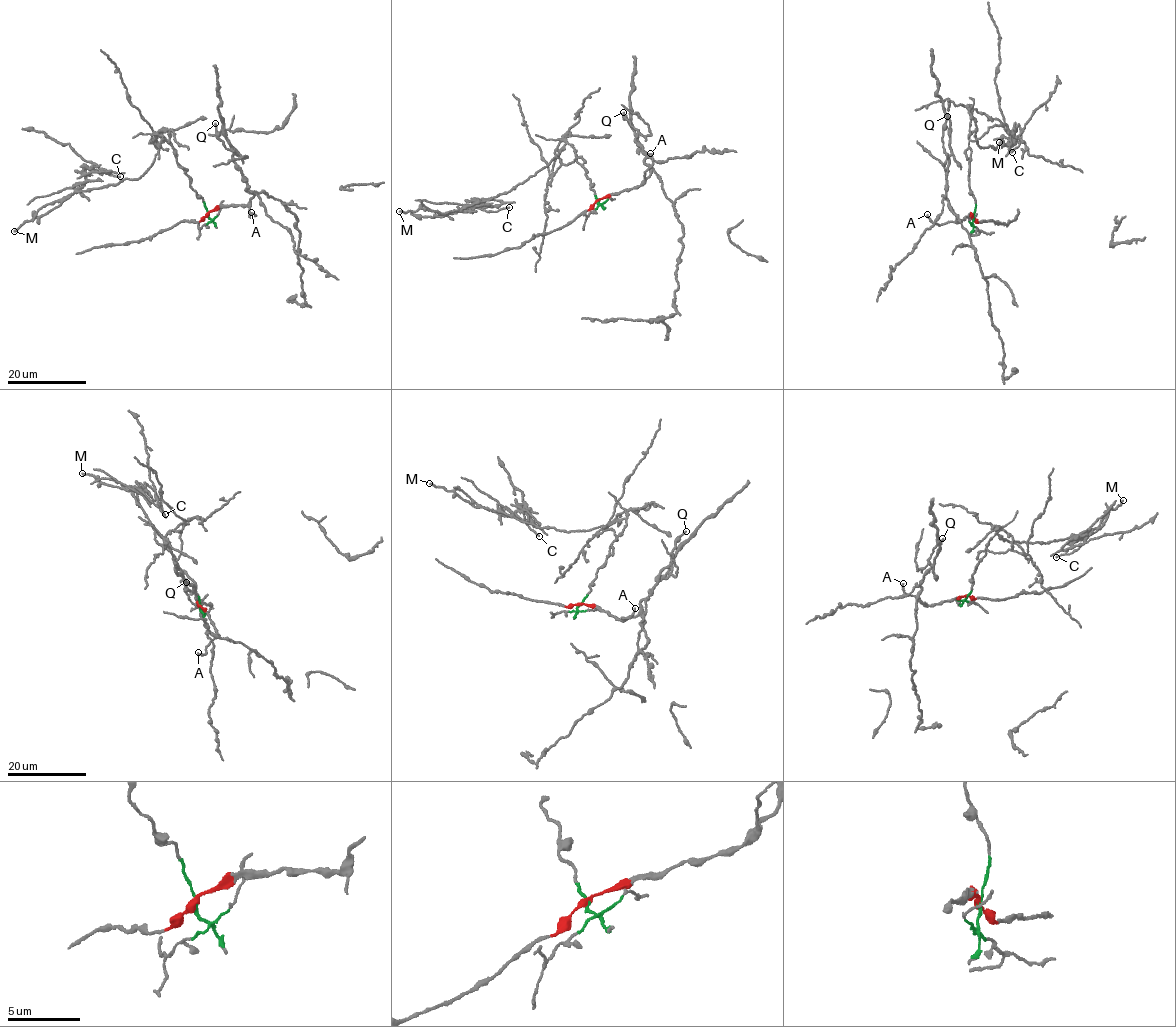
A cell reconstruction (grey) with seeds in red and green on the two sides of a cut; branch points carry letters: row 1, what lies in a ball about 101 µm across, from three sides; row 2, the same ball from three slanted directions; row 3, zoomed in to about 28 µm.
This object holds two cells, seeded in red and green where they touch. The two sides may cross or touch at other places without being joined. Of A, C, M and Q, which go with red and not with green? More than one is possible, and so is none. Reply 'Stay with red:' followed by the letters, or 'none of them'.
Stay with red: A, Q

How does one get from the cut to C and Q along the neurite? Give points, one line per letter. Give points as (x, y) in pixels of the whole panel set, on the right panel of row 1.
C: (973, 218), (971, 118), (975, 139), (985, 147), (1013, 143), (1019, 125), (1021, 140), (1011, 152)
Q: (973, 218), (969, 215), (961, 222), (957, 221), (947, 200), (949, 163), (942, 139), (947, 115)

